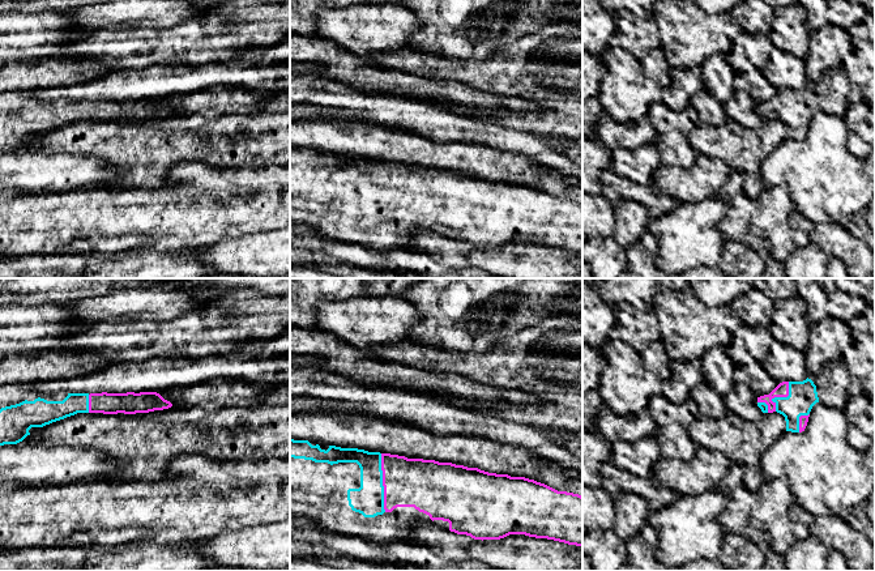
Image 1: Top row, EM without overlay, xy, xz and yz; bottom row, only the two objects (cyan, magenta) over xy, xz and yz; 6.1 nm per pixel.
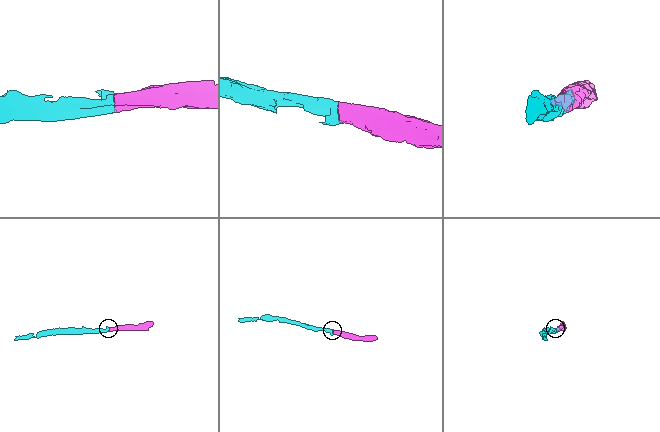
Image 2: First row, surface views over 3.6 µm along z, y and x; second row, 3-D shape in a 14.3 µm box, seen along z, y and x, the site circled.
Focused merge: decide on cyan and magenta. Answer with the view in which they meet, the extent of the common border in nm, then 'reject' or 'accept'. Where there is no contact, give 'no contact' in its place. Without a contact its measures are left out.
meets cyan in xz; contact 360 nm long; accept

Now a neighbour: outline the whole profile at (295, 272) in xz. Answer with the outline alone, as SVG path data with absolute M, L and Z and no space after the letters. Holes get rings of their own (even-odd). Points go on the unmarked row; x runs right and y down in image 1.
M290 267L290 278L341 278L307 267Z

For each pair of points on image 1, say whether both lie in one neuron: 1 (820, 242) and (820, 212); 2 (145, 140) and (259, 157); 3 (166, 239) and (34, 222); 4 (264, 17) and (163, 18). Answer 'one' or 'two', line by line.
1: two
2: one
3: one
4: two

